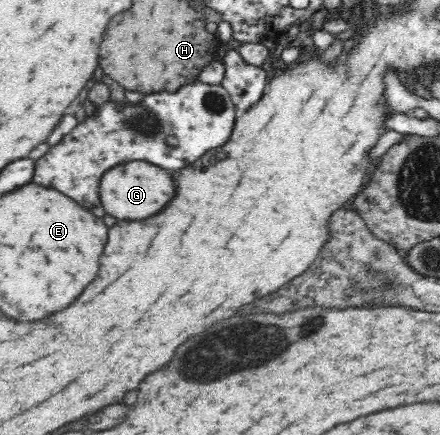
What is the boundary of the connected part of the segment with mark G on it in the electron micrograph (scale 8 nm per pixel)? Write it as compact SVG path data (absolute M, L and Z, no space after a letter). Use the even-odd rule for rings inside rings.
M145 161L120 164L105 172L99 182L99 199L104 210L118 220L142 220L160 212L174 196L172 174Z

